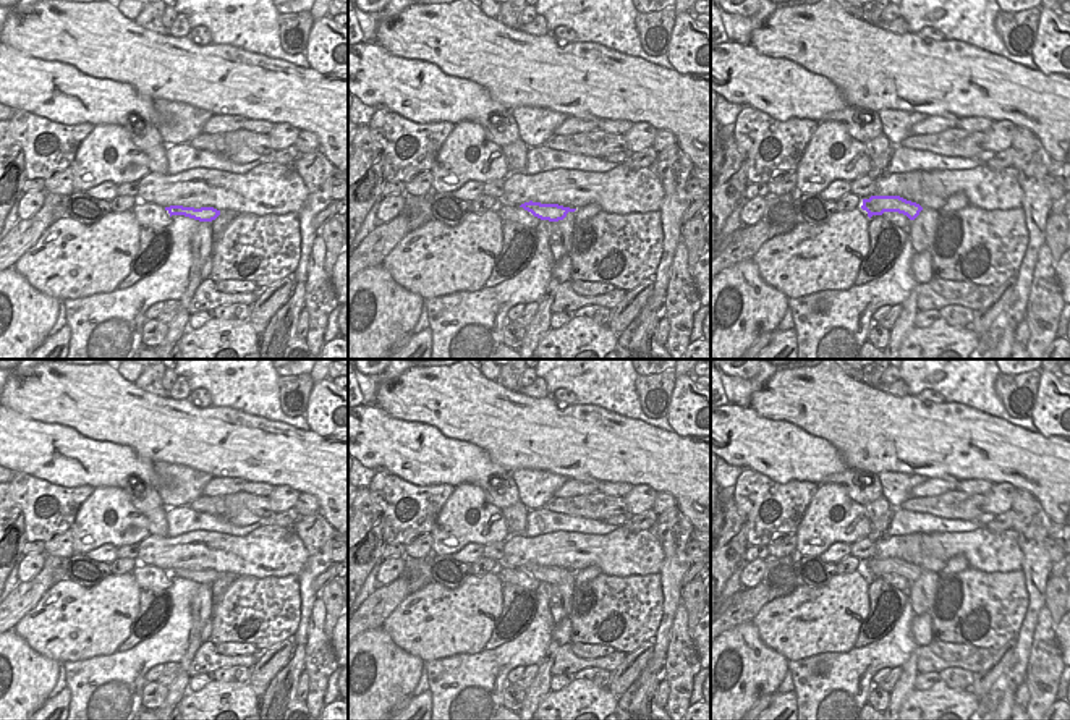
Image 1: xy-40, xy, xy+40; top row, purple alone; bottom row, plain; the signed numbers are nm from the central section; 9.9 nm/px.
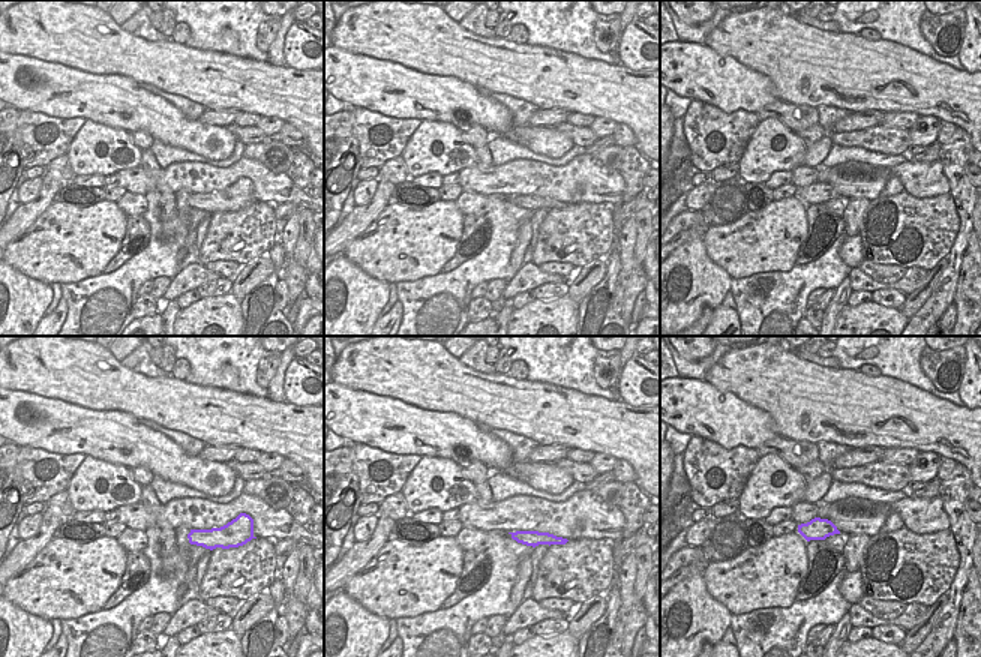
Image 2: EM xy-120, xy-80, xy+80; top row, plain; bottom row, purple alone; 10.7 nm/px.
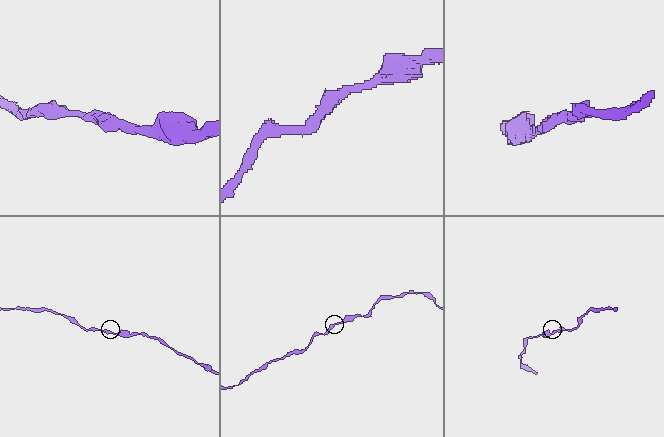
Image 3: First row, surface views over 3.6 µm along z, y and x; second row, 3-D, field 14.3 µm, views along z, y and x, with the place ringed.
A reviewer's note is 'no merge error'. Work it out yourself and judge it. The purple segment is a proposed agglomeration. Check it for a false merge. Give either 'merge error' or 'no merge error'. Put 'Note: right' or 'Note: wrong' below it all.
no merge error
Note: right

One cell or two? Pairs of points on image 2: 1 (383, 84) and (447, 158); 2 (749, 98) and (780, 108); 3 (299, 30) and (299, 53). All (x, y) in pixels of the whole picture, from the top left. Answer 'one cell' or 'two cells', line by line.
1: two cells
2: two cells
3: one cell

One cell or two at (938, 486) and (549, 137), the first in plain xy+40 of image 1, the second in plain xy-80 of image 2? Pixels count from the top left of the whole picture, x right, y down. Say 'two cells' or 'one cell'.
two cells

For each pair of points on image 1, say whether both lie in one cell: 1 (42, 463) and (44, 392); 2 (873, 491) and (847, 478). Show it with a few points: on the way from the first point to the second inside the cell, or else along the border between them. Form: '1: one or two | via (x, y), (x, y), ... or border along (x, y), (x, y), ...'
1: two | border along (16, 411), (46, 423), (72, 426), (80, 434)
2: one | via (866, 491), (861, 491), (853, 482)

